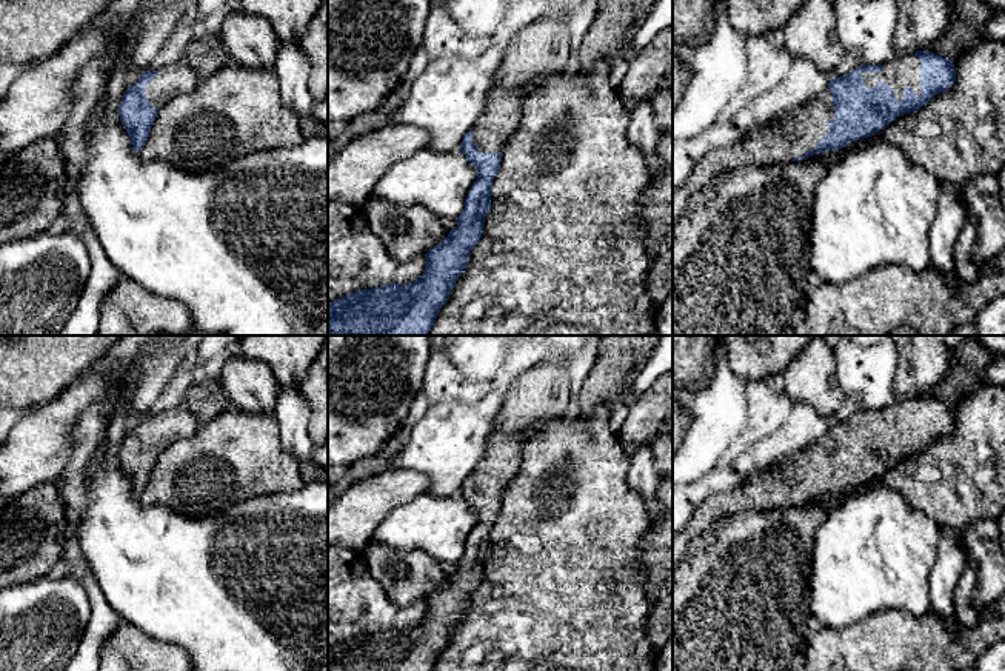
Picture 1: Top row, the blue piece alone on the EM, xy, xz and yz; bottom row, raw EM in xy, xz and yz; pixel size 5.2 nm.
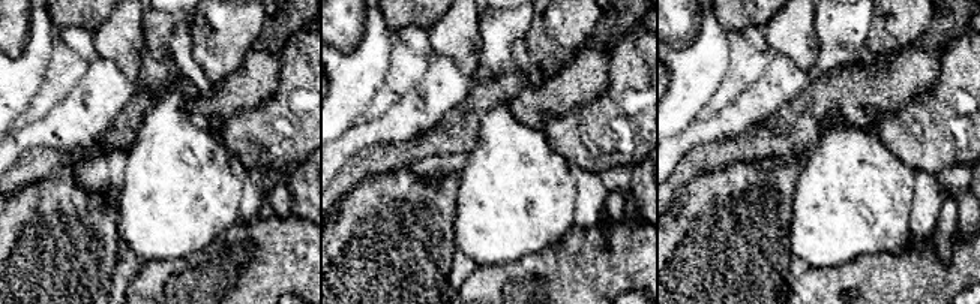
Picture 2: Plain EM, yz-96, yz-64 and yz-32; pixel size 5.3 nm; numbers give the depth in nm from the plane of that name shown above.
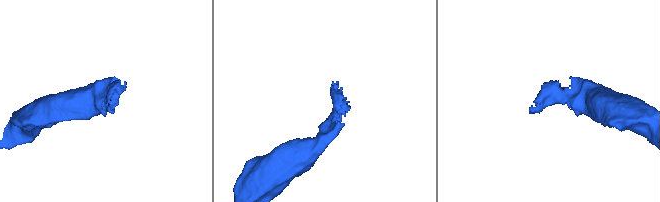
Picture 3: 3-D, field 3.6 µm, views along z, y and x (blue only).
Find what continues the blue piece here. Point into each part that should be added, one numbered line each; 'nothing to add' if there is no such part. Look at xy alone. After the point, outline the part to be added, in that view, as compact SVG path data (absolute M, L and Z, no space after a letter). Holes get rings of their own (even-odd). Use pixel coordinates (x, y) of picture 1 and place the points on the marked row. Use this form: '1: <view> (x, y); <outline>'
1: xy (179, 77); M183 58L159 69L152 82L146 85L146 100L160 109L172 97L192 92L197 83L197 74Z

